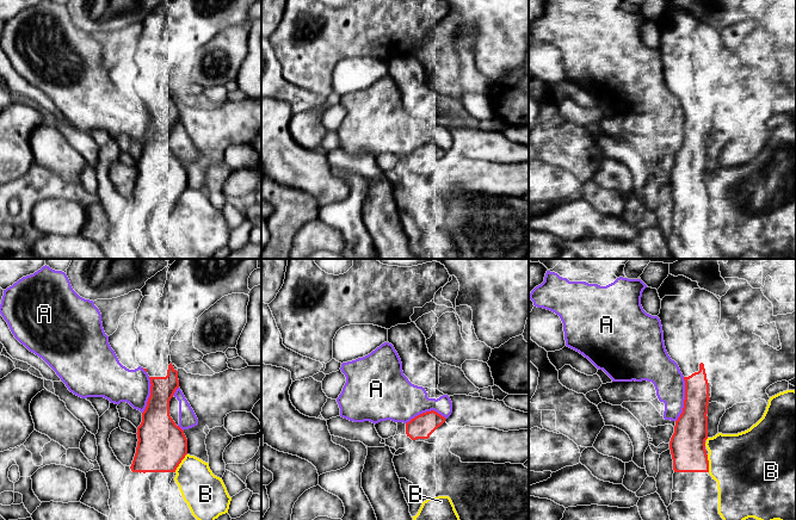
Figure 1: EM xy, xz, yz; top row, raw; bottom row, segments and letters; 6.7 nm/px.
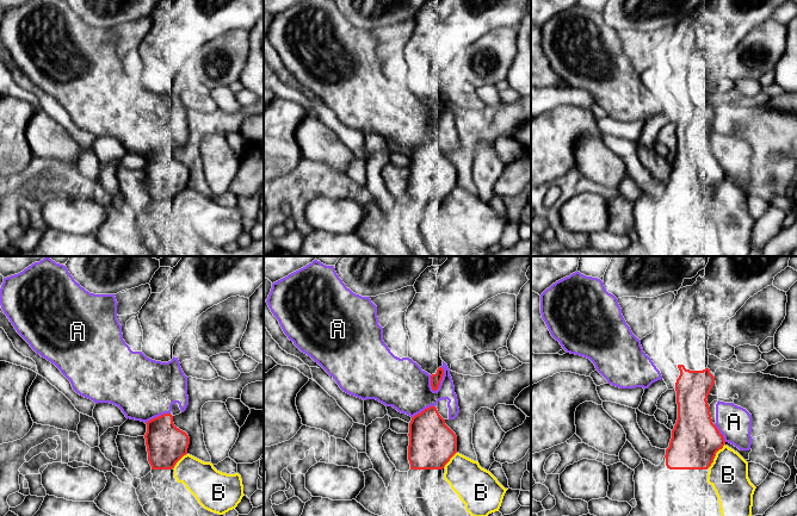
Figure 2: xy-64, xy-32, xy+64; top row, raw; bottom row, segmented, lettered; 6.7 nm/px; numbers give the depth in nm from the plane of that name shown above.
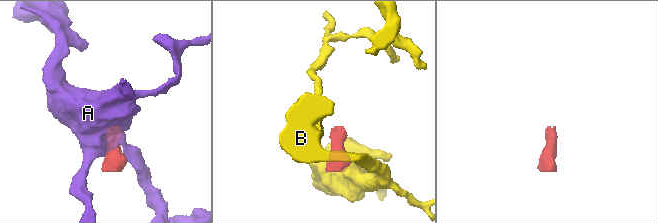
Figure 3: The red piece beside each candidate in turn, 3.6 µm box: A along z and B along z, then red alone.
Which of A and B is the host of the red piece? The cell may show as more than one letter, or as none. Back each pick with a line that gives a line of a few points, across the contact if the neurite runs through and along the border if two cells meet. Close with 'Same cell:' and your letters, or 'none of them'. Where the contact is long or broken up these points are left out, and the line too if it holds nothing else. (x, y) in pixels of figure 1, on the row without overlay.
Same cell: none of them

